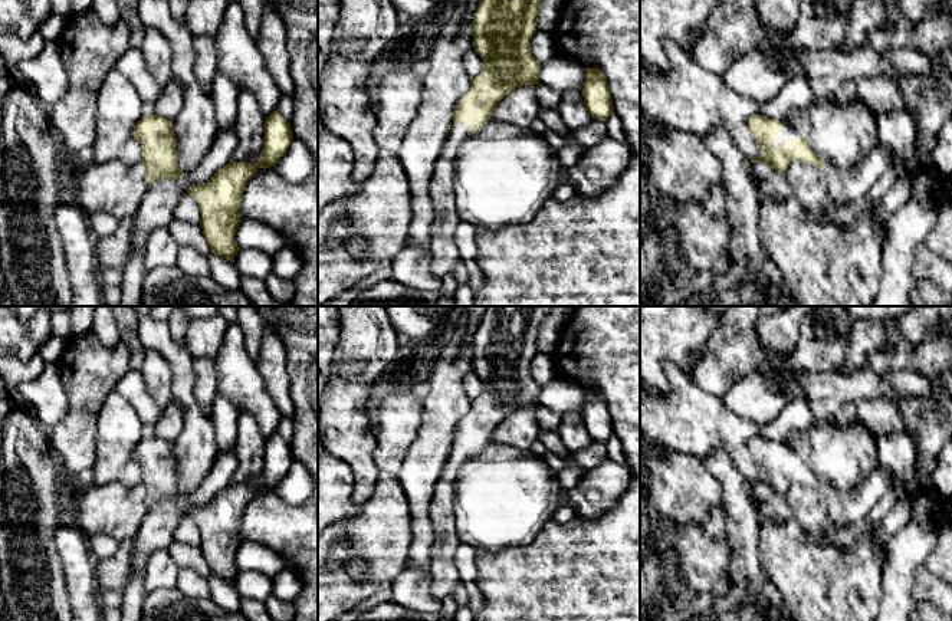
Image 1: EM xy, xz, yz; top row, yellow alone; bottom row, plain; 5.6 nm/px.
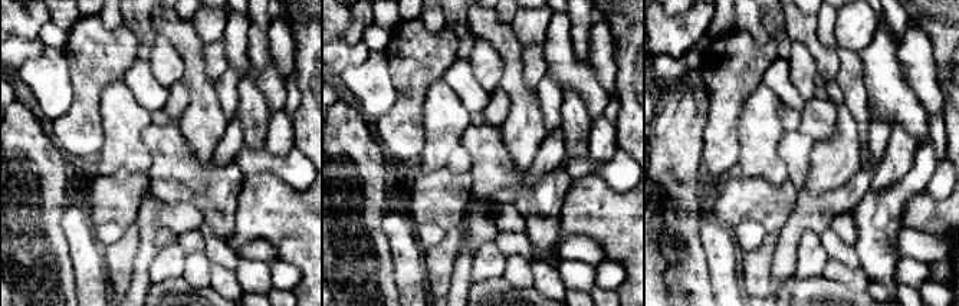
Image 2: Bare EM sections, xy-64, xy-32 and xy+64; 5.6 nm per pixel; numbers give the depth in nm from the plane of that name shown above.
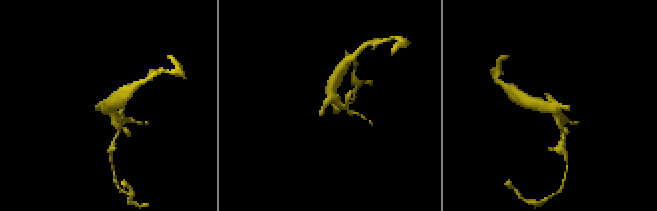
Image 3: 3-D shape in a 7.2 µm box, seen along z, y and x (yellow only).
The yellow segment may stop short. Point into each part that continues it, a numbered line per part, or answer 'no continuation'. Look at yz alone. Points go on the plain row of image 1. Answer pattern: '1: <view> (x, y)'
1: yz (787, 453)

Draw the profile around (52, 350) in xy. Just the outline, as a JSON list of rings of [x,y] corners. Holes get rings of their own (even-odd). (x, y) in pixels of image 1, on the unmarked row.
[[[52,336],[49,341],[46,341],[43,344],[43,346],[39,349],[39,355],[42,356],[42,359],[47,364],[47,362],[58,362],[65,346],[66,346],[65,339]]]

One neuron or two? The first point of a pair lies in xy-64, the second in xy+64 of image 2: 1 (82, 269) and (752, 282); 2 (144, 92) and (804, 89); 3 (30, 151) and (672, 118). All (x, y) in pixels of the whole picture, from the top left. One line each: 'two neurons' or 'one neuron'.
1: two neurons
2: two neurons
3: one neuron

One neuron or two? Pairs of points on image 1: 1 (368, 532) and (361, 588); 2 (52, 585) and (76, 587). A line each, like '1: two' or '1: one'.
1: one
2: two

